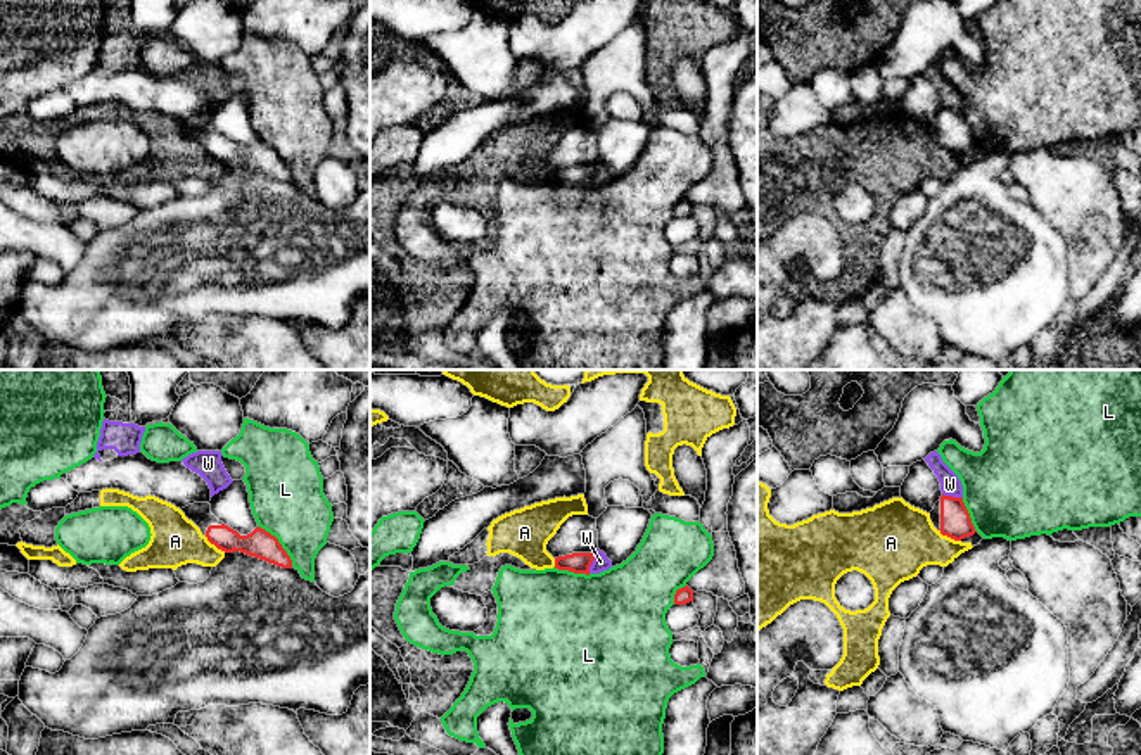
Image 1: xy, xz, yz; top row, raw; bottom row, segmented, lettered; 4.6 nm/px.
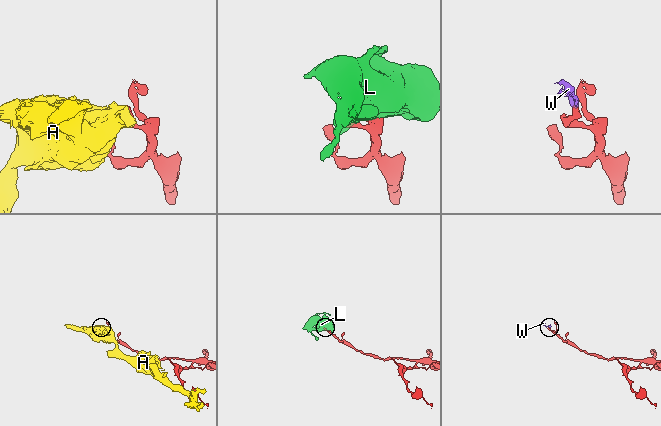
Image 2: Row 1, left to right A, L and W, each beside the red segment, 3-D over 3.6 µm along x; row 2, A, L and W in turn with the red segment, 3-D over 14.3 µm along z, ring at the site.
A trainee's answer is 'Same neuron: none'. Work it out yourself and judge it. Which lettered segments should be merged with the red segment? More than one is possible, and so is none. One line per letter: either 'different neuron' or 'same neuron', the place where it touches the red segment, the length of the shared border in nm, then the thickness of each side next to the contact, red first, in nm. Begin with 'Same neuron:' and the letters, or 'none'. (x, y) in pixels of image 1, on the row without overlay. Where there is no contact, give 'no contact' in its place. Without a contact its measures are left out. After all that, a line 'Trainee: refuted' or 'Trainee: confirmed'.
Same neuron: none
A: different neuron; contact yz (949, 149); length 120 nm; calibres 140 and 360 nm
L: different neuron; contact xy (279, 156); length 260 nm; calibres 130 and 360 nm
W: different neuron; contact xz (592, 175); length 110 nm; calibres 100 and 70 nm
Trainee: confirmed

